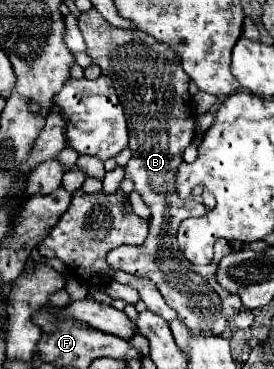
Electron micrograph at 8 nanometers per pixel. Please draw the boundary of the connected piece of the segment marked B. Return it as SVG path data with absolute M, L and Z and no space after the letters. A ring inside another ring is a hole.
M81 16L79 24L81 24L81 34L85 38L85 44L87 44L87 54L91 56L93 64L97 64L101 68L101 74L109 76L113 80L113 86L117 90L117 96L119 96L125 116L127 116L129 148L131 148L133 156L125 166L125 178L131 178L135 182L135 190L141 194L143 202L151 210L149 234L145 238L145 244L113 248L107 256L107 264L113 270L123 270L133 276L139 276L139 278L145 276L145 278L153 280L153 284L157 286L157 290L161 292L165 302L177 310L177 314L181 316L181 320L187 324L187 328L191 332L203 332L203 334L213 334L213 336L223 334L225 326L227 326L227 318L241 310L239 296L221 292L221 286L215 280L219 260L231 252L229 242L227 240L217 242L215 258L209 266L195 266L193 262L185 260L185 256L181 256L181 250L177 248L179 224L189 216L203 216L207 212L207 208L203 204L191 204L191 200L181 200L181 196L177 196L177 186L175 186L177 168L183 162L183 150L191 144L191 140L195 136L195 110L191 106L191 96L187 90L189 76L181 68L177 54L167 44L153 40L153 36L147 36L141 30L113 28L103 16Z

